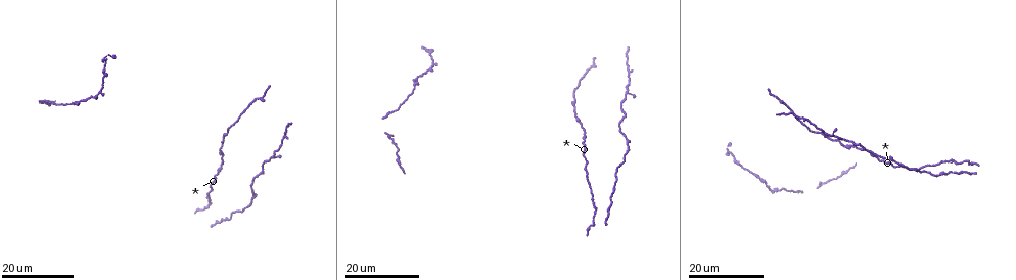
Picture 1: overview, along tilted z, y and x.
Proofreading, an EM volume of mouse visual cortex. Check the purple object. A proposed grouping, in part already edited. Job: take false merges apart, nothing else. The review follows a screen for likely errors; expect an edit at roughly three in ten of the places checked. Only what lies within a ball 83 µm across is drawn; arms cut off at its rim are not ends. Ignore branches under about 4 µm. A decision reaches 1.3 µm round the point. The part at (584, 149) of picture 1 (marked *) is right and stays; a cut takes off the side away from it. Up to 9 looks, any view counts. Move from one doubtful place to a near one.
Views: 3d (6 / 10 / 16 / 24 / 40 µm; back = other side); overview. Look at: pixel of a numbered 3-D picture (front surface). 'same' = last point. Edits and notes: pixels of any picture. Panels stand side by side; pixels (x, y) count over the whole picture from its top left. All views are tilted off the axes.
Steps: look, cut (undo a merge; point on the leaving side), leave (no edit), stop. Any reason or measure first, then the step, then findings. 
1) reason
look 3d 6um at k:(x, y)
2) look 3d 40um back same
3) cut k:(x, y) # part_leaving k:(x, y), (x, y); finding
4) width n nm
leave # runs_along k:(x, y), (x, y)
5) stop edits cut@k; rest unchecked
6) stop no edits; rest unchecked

calibre changes
look 3d 24um at 1:(583, 140)

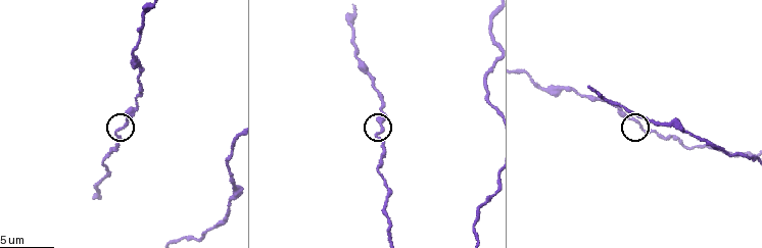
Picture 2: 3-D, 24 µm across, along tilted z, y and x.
look 3d 10um at 2:(127, 121)

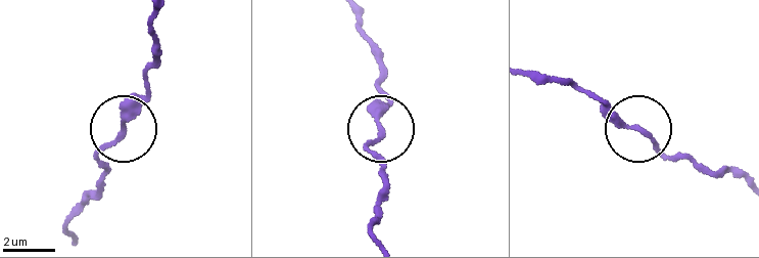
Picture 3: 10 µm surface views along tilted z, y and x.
width 200 nm
leave # runs_along 3:(379, 191), (384, 175), (371, 145), (387, 97); all the same neuron

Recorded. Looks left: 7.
three-way junction
look 3d 16um at 1:(79, 103)

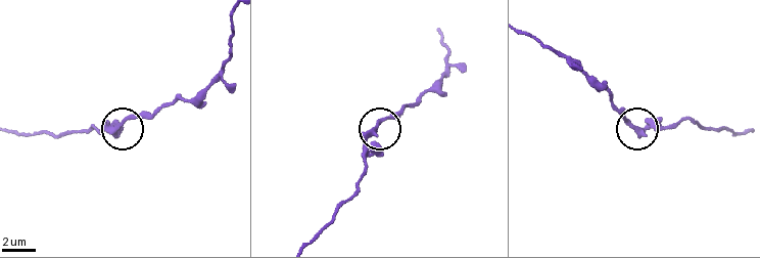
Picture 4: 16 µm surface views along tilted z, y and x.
zoom in
look 3d 10um at 4:(117, 127)

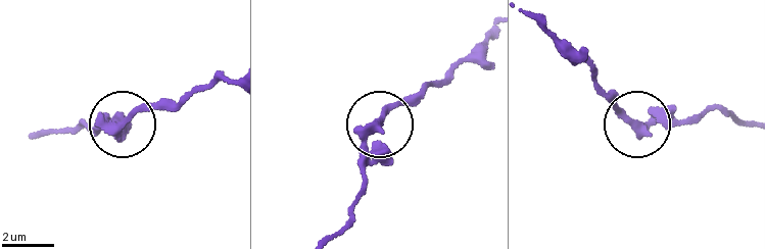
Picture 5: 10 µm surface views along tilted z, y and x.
leave # all the same neuron

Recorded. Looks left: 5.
a fork
look 3d 16um at 1:(431, 65)

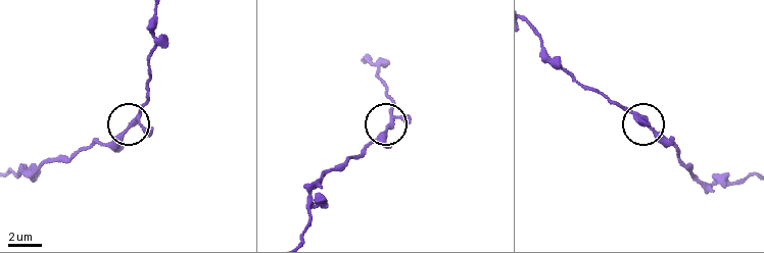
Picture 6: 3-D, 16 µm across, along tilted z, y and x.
look 3d 10um at 6:(391, 124)

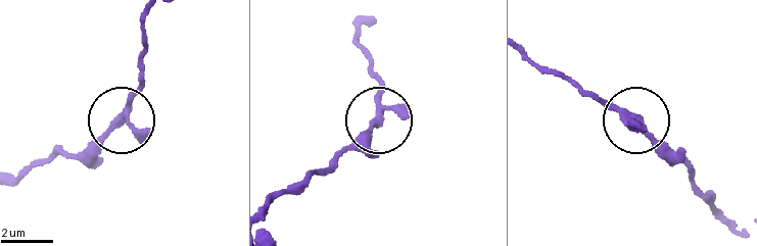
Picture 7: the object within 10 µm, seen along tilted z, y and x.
look 3d 10um back at 7:(124, 115)

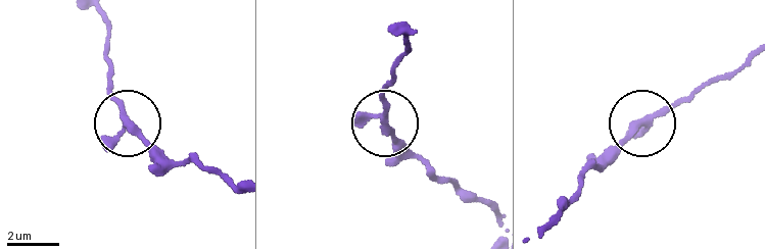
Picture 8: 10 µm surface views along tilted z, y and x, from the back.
arms 3
leave # continuous, no second neuron

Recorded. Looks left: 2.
look 3d 24um at 1:(576, 98)

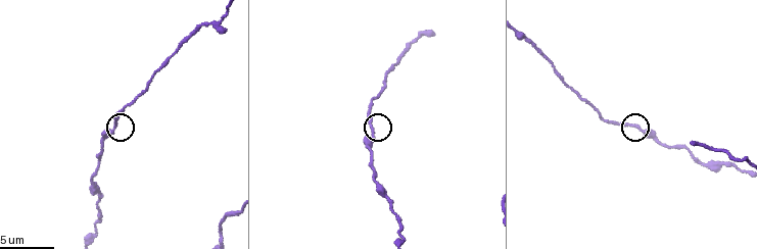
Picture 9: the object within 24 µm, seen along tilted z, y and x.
look 3d 10um at 9:(638, 129)

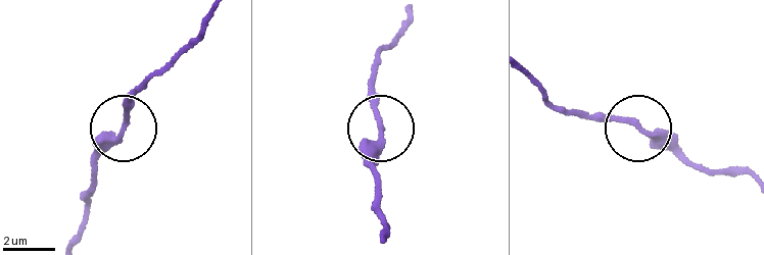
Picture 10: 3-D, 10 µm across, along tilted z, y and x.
leave # runs_along 10:(388, 237), (381, 182), (371, 162), (379, 131), (376, 72); continuous, no second neuron

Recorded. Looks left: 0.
stop no edits; rest unchecked

